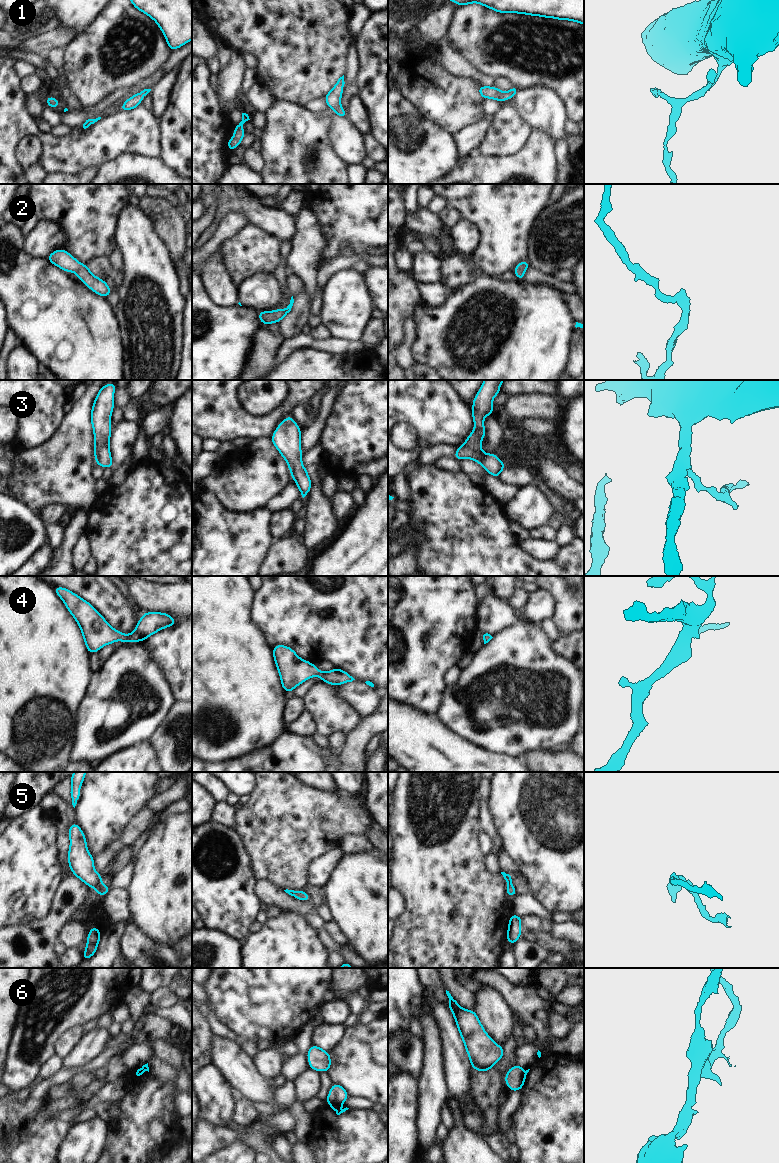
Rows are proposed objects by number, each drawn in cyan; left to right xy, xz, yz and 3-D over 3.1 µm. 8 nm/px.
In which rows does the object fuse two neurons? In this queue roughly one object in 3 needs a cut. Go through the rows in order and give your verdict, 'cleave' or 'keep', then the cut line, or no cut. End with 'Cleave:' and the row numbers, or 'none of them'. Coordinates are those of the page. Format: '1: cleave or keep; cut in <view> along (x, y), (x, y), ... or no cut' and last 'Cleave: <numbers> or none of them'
1: keep; no cut
2: keep; no cut
3: keep; no cut
4: keep; no cut
5: keep; no cut
6: cleave; cut in xz along (330, 1104), (338, 1105)
Cleave: 6

